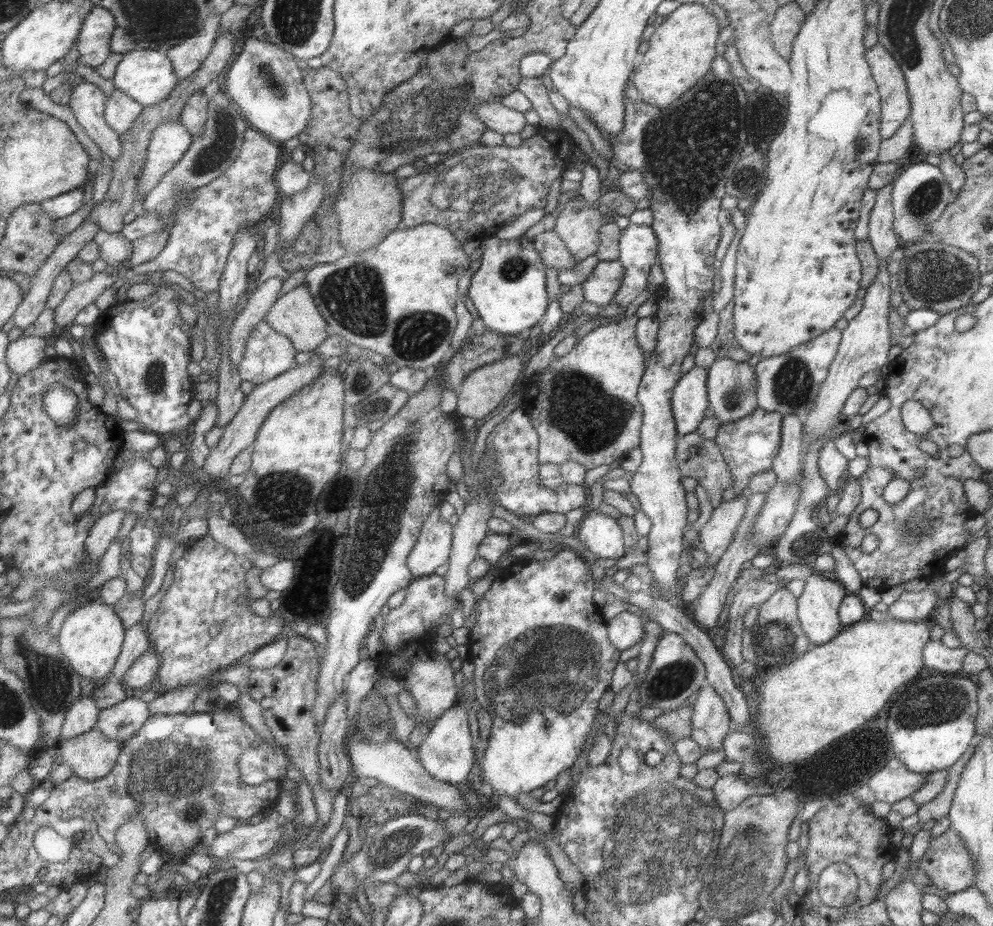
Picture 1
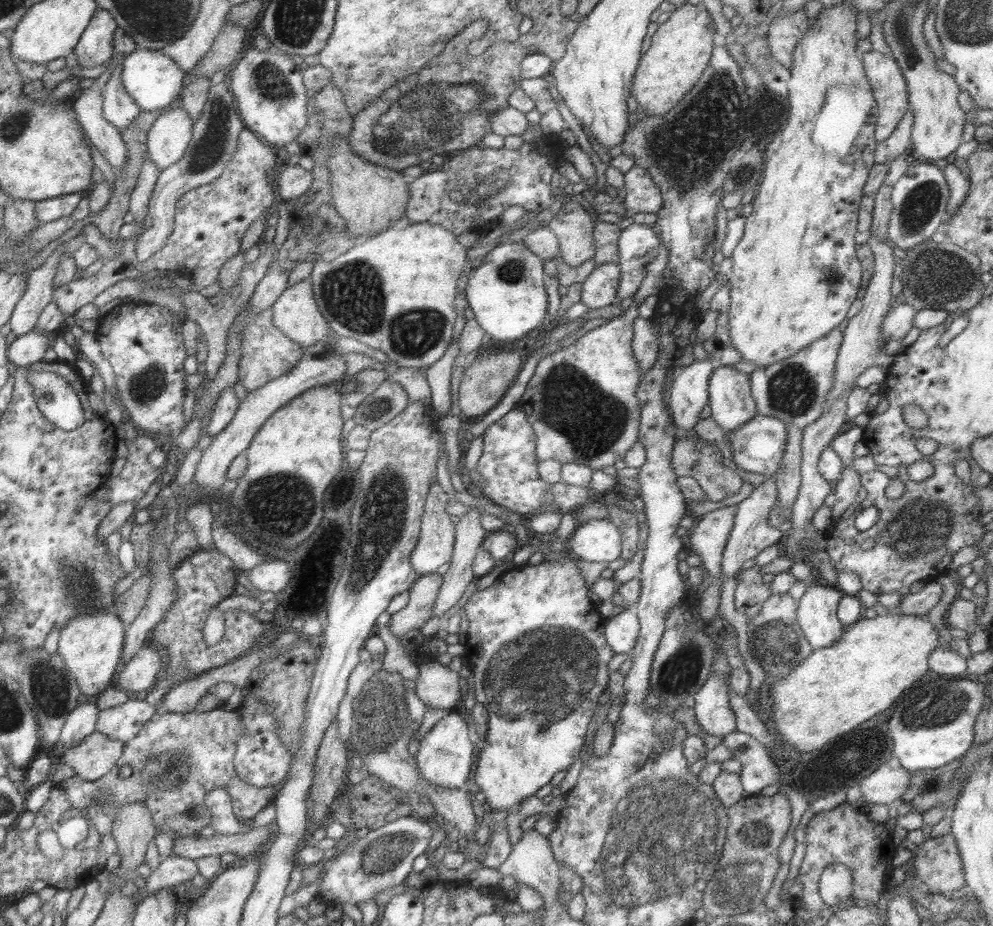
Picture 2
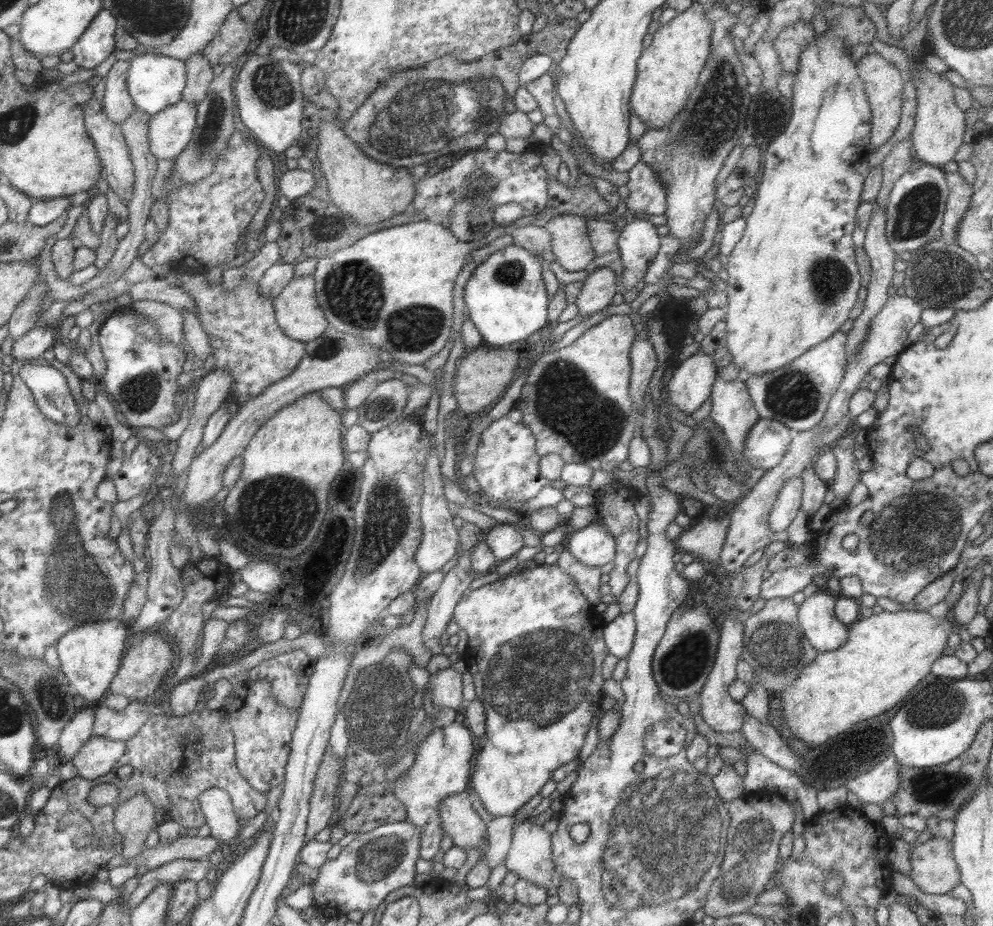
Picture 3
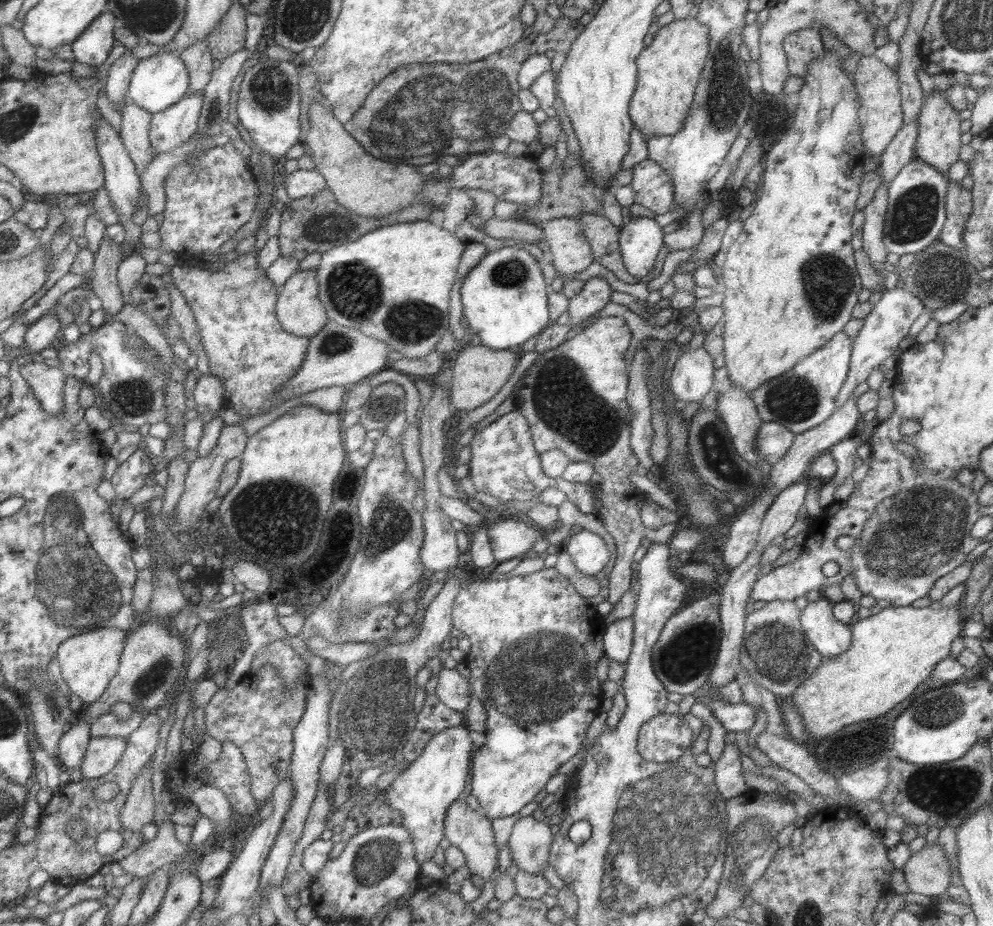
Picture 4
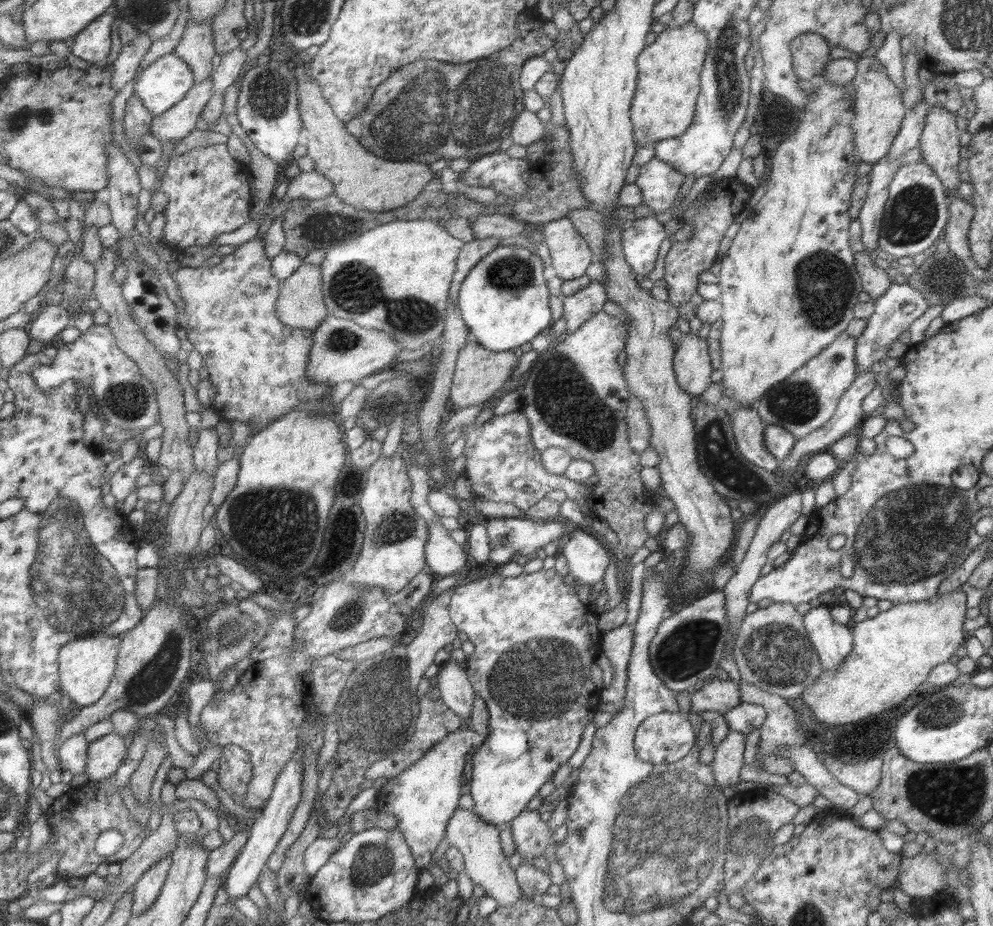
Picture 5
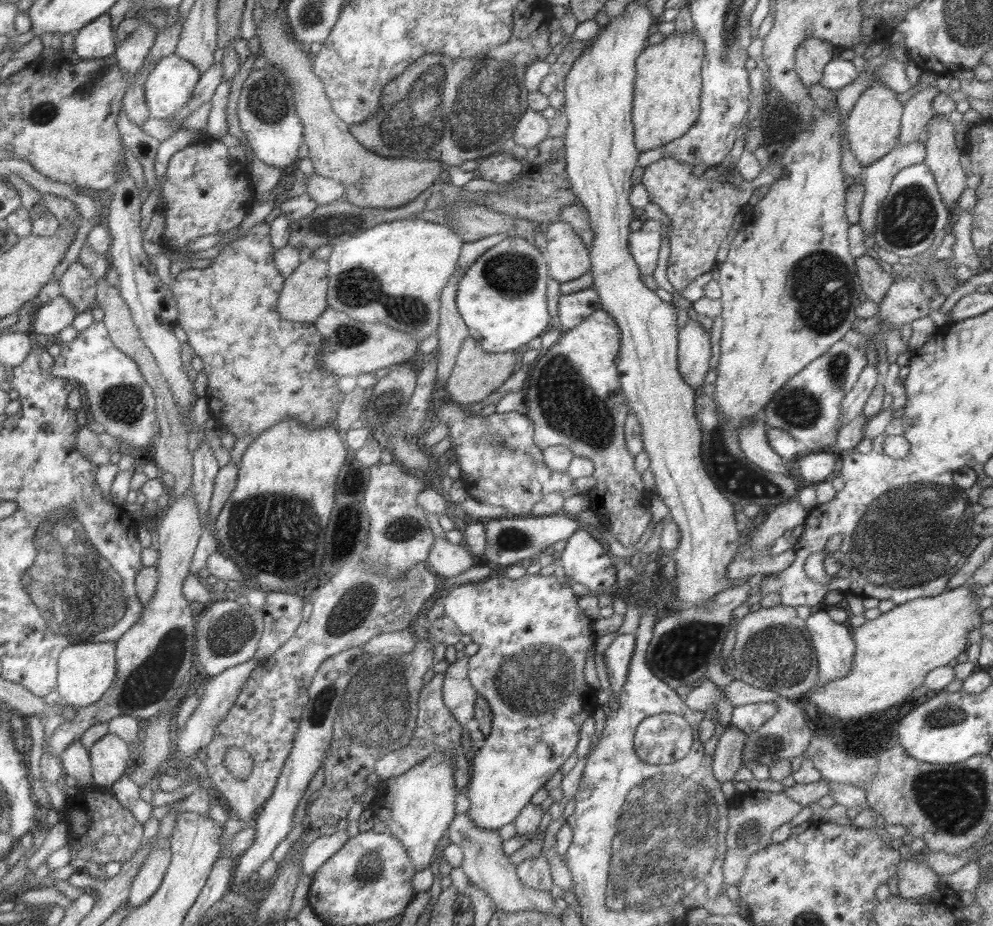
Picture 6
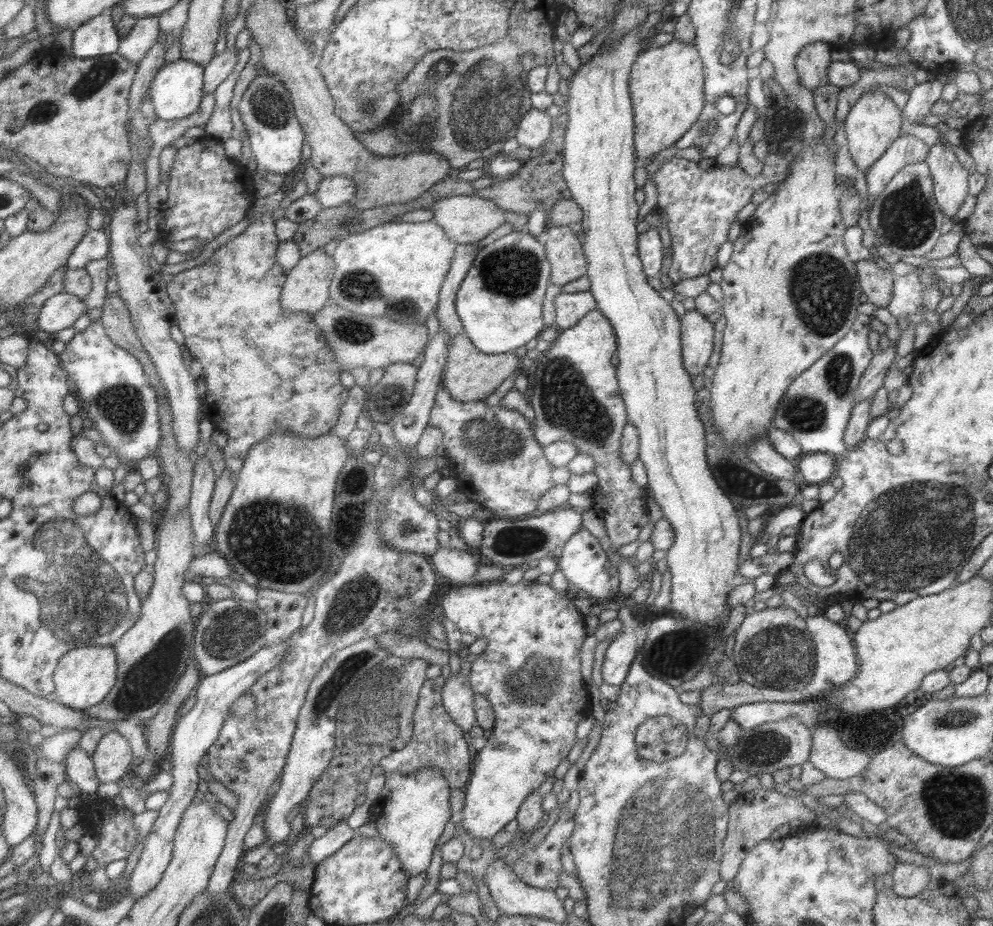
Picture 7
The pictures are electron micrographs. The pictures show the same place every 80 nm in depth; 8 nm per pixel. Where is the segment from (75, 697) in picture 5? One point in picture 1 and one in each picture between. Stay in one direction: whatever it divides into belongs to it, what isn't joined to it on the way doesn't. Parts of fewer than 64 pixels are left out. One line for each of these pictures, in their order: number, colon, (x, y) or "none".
1: (91, 637)
2: (92, 644)
3: (90, 655)
4: (88, 662)

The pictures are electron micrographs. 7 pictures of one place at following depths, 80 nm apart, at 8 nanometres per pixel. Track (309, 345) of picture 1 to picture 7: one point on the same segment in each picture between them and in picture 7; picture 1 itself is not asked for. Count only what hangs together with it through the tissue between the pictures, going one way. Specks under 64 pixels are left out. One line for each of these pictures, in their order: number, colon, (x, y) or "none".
2: (294, 312)
3: (298, 315)
4: (298, 310)
5: (299, 304)
6: (302, 299)
7: (305, 289)

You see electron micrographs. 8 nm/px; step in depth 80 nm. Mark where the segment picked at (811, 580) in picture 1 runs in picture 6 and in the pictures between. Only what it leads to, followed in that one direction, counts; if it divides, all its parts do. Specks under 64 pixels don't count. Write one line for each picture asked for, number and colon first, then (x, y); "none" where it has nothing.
2: (816, 610)
3: (815, 614)
4: (830, 638)
5: (831, 641)
6: (833, 644)

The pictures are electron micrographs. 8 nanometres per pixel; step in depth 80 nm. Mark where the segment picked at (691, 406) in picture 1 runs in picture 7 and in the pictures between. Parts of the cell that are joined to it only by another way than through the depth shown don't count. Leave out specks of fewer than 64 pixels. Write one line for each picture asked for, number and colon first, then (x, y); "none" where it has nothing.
2: (688, 393)
3: (690, 384)
4: (691, 378)
5: (691, 363)
6: (693, 350)
7: (696, 333)

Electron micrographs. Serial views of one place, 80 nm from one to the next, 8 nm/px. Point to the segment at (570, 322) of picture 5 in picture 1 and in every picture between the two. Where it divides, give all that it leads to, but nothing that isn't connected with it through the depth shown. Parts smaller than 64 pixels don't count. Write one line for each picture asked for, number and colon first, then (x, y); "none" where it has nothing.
1: (601, 284)
2: (599, 288)
3: (596, 291)
4: (594, 294)

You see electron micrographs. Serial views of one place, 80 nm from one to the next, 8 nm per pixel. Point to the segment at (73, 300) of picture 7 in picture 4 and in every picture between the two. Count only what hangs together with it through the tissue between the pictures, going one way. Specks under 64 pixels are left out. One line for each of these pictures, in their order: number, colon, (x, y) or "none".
4: (44, 333)
5: (51, 320)
6: (51, 318)

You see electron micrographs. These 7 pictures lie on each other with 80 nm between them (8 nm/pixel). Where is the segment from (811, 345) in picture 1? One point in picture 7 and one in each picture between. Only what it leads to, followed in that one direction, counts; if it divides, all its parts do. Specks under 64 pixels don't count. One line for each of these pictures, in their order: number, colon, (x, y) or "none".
2: (793, 389)
3: (796, 394)
4: (802, 397)
5: (805, 400)
6: (807, 406)
7: (814, 409)

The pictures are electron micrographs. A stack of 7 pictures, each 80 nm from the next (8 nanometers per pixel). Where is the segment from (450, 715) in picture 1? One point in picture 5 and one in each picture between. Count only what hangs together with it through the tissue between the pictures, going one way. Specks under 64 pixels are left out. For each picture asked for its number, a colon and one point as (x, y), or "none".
2: (444, 758)
3: (441, 767)
4: (422, 792)
5: (422, 797)

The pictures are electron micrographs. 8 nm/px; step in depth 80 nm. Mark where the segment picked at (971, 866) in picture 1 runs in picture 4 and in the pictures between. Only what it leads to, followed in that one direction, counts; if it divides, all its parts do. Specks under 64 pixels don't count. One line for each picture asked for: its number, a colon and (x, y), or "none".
2: (937, 864)
3: (933, 869)
4: (926, 871)

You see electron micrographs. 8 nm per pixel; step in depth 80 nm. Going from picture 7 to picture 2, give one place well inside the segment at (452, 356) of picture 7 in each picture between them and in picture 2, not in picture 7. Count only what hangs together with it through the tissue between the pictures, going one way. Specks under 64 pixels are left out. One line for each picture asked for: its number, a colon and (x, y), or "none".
2: (485, 379)
3: (484, 373)
4: (478, 372)
5: (478, 373)
6: (476, 373)

